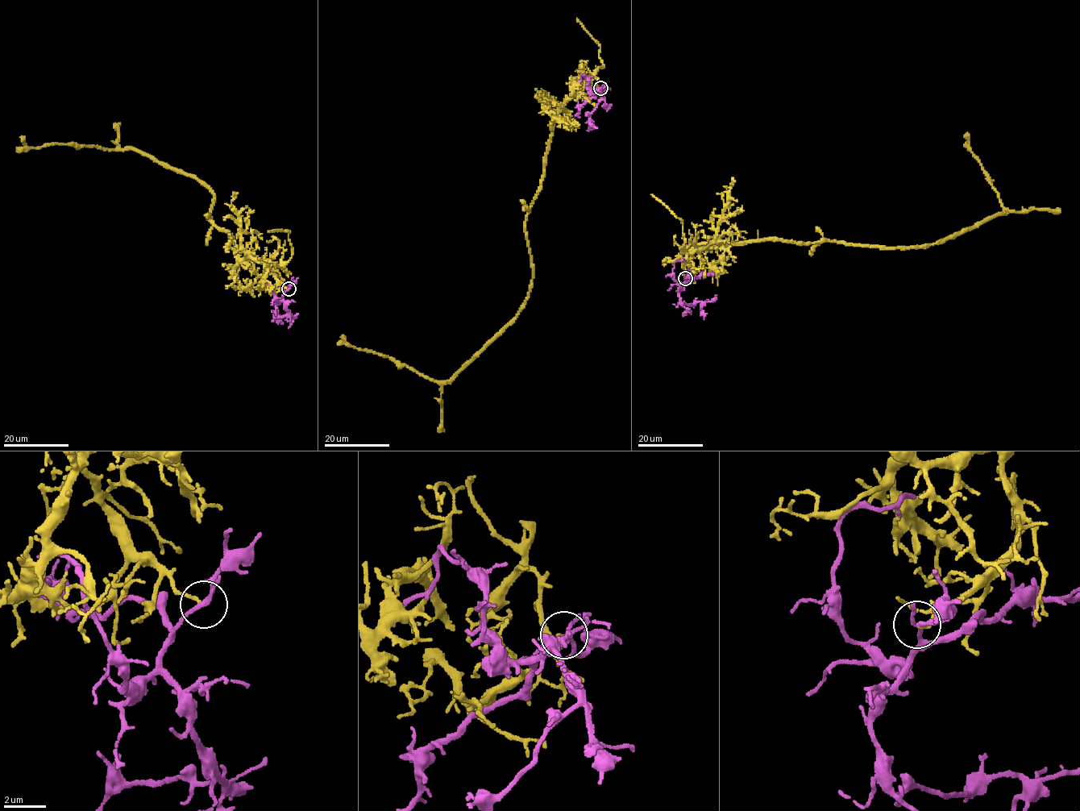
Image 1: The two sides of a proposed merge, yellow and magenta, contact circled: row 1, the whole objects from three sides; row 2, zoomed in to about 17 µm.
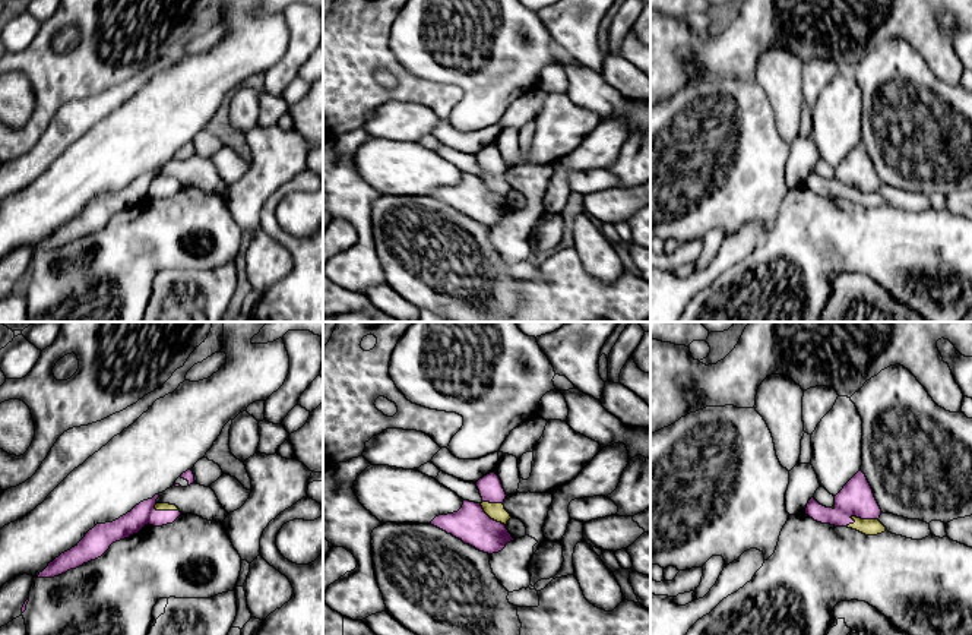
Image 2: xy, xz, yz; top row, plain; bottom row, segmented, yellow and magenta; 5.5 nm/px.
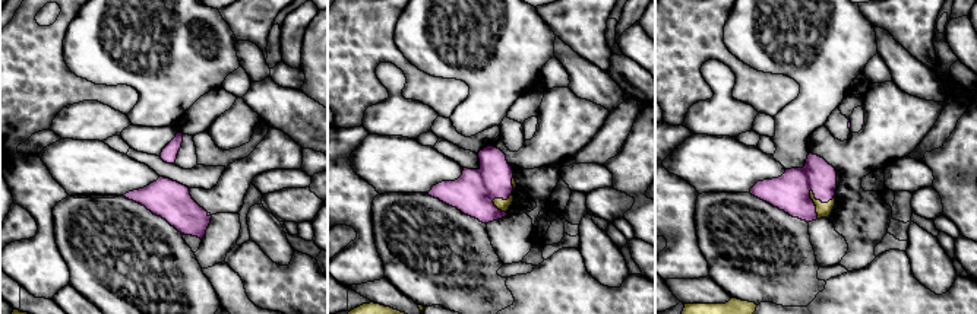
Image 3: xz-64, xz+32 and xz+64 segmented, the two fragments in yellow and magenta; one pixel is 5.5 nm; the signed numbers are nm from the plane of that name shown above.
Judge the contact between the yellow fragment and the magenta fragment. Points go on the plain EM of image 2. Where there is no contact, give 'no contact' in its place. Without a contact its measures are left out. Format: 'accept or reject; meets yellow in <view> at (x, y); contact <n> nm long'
reject; meets yellow in xz at (491, 190); contact 200 nm long

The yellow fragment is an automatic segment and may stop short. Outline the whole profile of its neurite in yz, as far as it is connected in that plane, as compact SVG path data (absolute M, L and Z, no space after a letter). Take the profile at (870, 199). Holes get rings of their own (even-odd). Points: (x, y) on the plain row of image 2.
M851 189L855 195L846 198L848 200L857 202L865 208L877 208L886 202L886 199L878 192L861 192L857 189Z

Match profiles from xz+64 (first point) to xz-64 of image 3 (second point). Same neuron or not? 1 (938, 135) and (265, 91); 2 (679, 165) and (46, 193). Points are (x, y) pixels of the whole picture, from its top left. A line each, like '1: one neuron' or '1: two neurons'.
1: two neurons
2: two neurons

